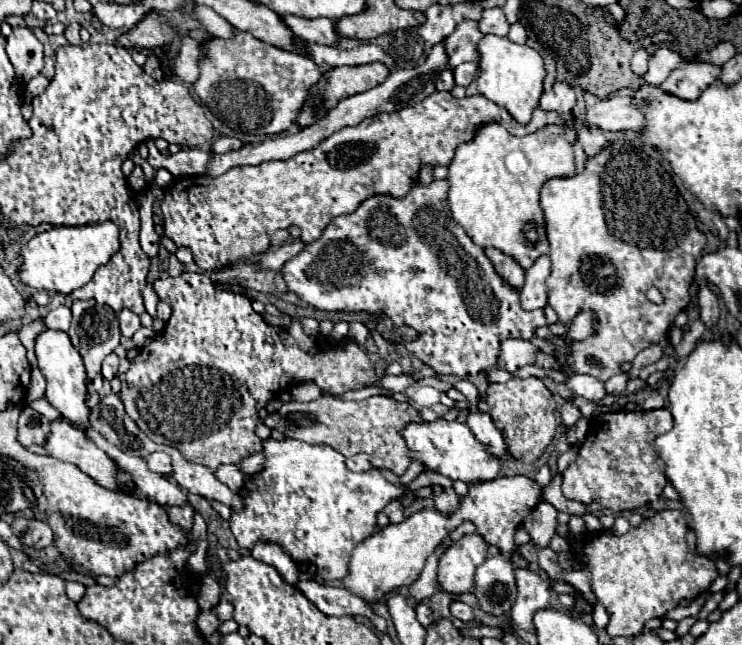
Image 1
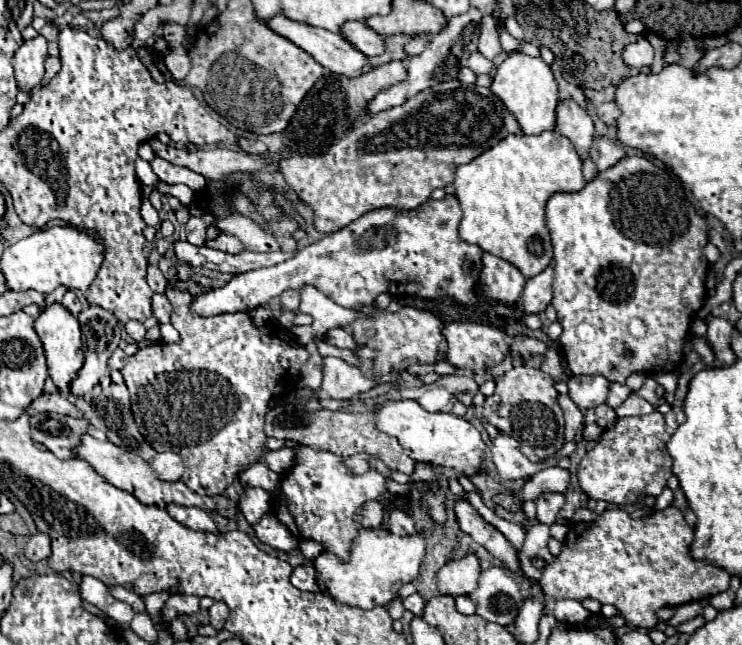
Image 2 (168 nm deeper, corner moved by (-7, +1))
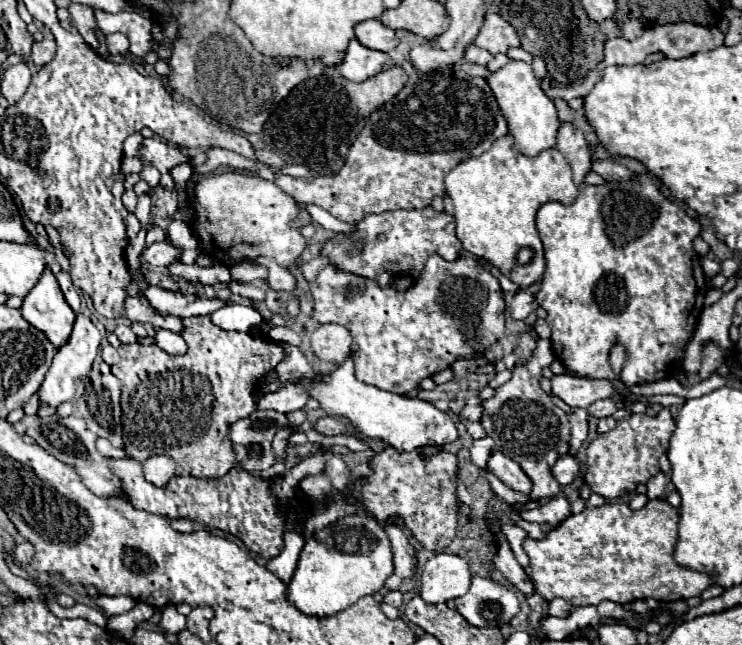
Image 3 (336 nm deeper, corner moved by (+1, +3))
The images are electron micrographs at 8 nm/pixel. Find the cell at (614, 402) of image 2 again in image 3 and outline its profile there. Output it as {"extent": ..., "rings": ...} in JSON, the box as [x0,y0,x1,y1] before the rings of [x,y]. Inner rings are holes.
{"extent":[588,400,616,418],"rings":[[[598,400],[594,404],[590,404],[588,408],[588,416],[594,416],[594,418],[606,418],[606,416],[612,416],[616,412],[616,404],[612,400]]]}

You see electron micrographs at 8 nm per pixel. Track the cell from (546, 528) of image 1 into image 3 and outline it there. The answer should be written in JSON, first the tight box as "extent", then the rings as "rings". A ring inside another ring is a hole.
{"extent":[482,340,570,500],"rings":[[[538,340],[538,344],[540,346],[534,352],[532,360],[522,366],[516,366],[512,370],[512,378],[502,384],[492,398],[484,402],[482,416],[482,426],[486,430],[486,436],[494,440],[494,450],[504,452],[512,460],[518,460],[522,470],[534,482],[532,500],[552,498],[560,494],[560,484],[552,476],[552,464],[556,464],[556,460],[560,456],[566,456],[570,450],[568,416],[554,402],[550,402],[550,396],[540,388],[542,366],[538,362],[542,362],[542,358],[546,356],[542,346],[550,346],[550,342]]]}

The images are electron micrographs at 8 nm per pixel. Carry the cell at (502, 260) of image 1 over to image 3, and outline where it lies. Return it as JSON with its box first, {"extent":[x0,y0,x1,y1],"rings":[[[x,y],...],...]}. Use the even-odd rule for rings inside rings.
{"extent":[310,254,504,396],"rings":[[[432,254],[416,282],[406,290],[380,288],[376,280],[364,280],[364,276],[352,276],[352,272],[340,272],[340,268],[328,264],[310,282],[310,292],[314,298],[312,318],[316,322],[334,322],[348,328],[352,336],[350,358],[356,366],[356,378],[400,396],[416,390],[424,378],[446,370],[456,360],[476,358],[504,334],[502,288],[486,268],[470,258],[448,262],[442,256]]]}

